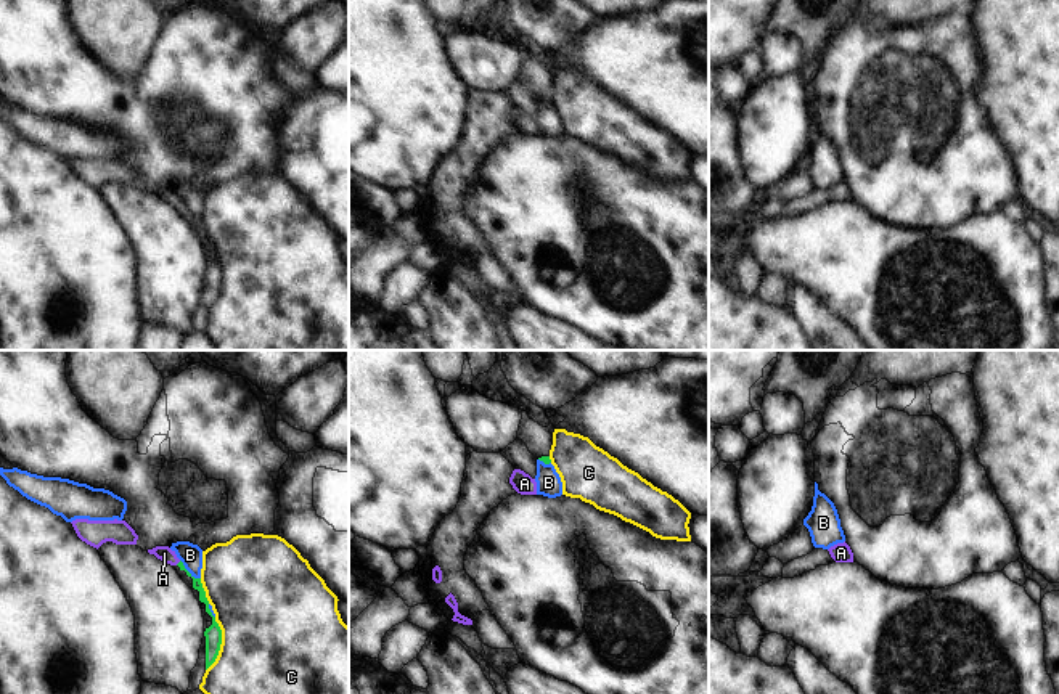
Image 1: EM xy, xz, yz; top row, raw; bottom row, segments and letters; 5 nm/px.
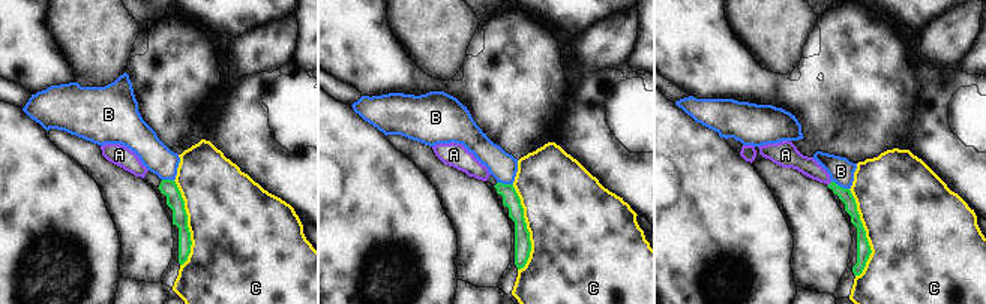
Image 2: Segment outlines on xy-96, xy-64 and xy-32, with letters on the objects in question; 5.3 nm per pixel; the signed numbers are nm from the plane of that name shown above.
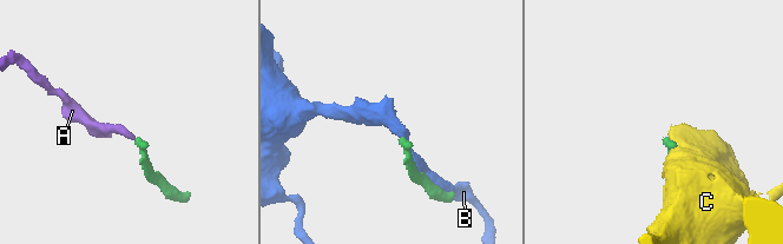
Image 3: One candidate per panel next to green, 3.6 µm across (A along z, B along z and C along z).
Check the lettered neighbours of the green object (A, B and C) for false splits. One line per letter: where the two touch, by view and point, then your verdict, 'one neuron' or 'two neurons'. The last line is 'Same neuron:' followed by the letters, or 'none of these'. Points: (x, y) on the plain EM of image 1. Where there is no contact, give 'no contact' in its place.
A: xy (179, 203) | one neuron
B: xy (187, 211) | two neurons
C: xy (220, 283) | two neurons
Same neuron: A

